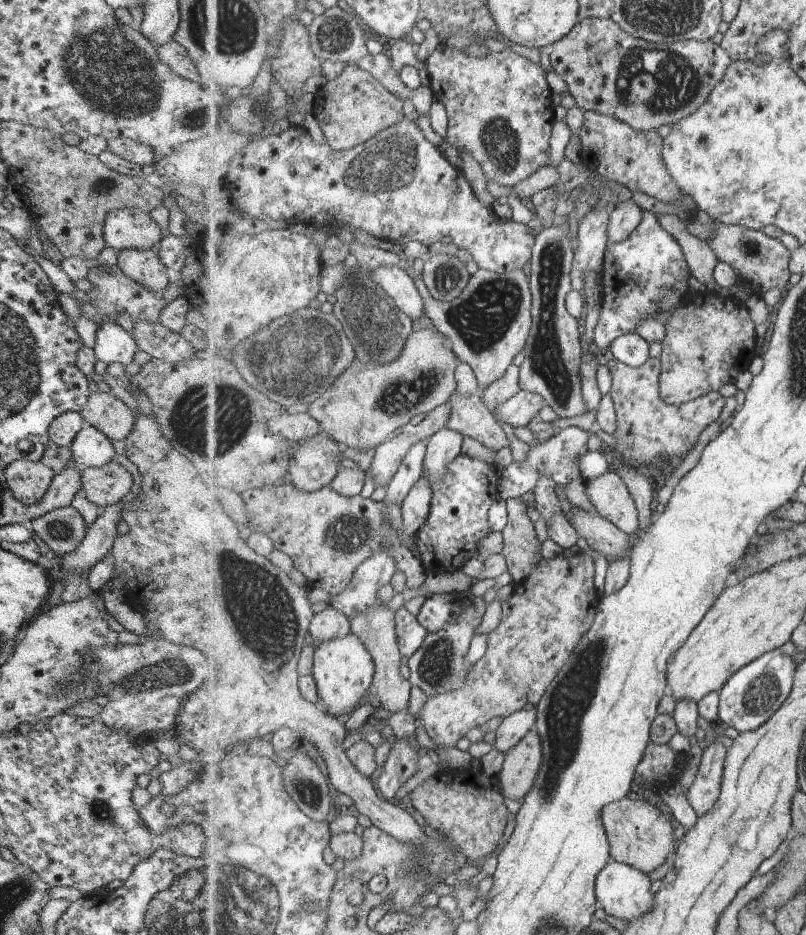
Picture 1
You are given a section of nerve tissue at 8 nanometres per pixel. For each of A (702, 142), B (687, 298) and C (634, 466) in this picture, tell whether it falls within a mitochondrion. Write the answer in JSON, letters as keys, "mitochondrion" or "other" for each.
{"A":"mitochondrion","B":"other","C":"other"}

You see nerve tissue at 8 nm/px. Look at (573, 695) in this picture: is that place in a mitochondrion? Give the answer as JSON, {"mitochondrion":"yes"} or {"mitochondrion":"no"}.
{"mitochondrion":"yes"}

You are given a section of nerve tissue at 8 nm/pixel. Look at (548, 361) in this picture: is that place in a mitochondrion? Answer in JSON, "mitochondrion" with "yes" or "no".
{"mitochondrion":"yes"}

